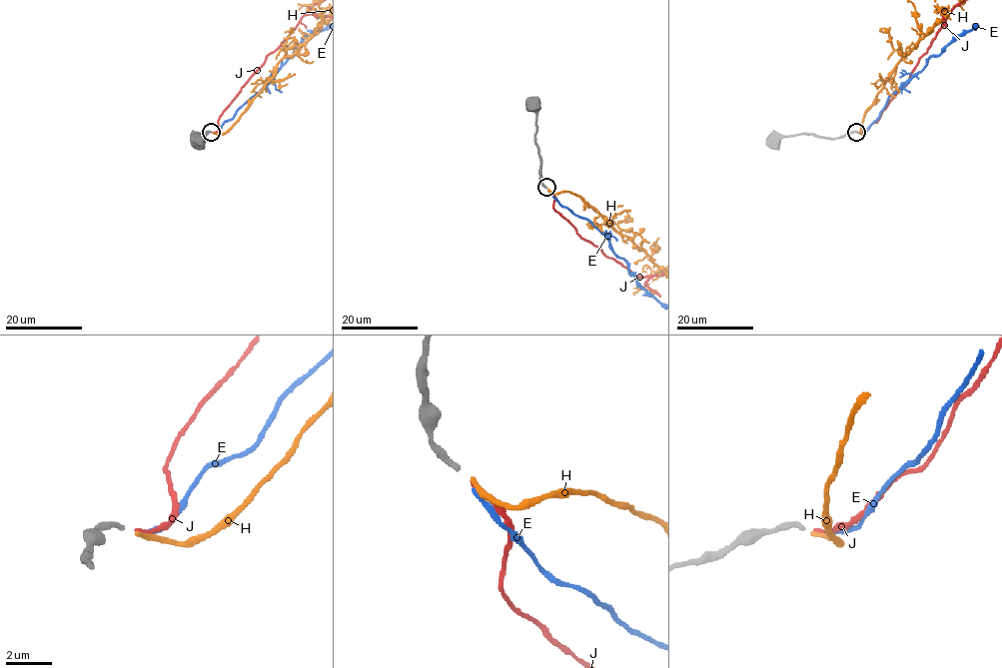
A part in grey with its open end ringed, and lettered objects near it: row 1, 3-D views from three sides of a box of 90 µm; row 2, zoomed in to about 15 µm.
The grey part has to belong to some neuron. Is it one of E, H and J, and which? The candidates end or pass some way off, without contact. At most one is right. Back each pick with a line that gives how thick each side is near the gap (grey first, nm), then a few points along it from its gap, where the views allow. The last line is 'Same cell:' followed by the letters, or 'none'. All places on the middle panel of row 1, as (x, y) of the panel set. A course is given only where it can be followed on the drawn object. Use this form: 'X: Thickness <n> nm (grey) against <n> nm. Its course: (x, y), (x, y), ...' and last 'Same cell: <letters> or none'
H: Thickness 240 nm (grey) against 200 nm
Same cell: H

